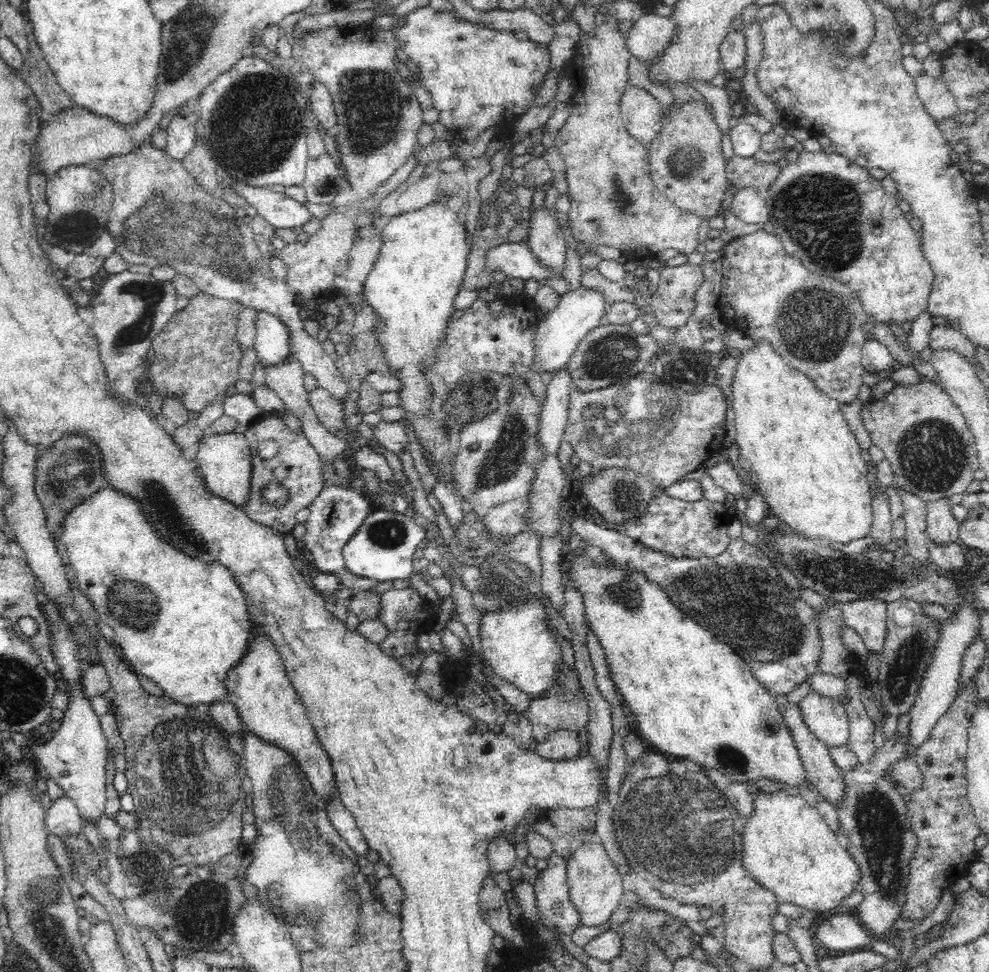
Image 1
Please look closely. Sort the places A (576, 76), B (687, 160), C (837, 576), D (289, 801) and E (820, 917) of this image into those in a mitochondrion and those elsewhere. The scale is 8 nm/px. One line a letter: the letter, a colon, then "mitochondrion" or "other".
A: other
B: mitochondrion
C: mitochondrion
D: mitochondrion
E: other

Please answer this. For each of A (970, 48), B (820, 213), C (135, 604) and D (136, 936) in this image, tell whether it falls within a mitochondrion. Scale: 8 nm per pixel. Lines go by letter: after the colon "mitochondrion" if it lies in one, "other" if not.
A: other
B: mitochondrion
C: mitochondrion
D: other

